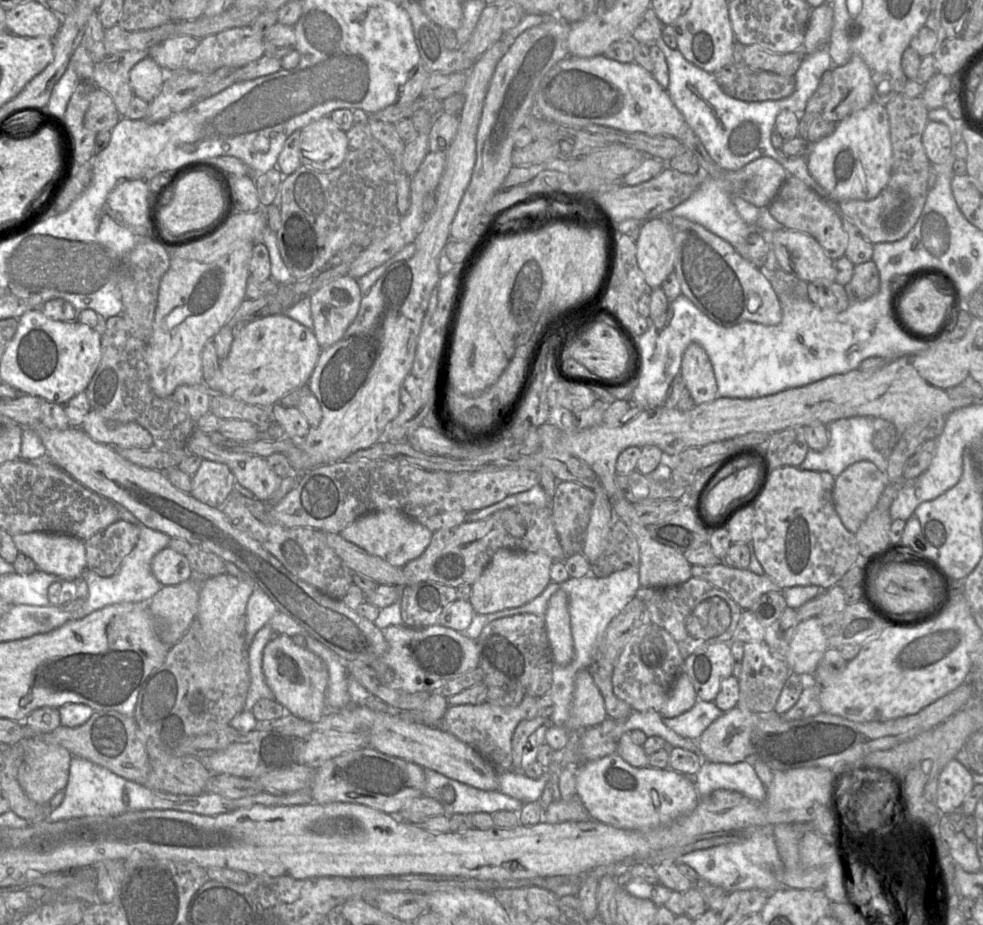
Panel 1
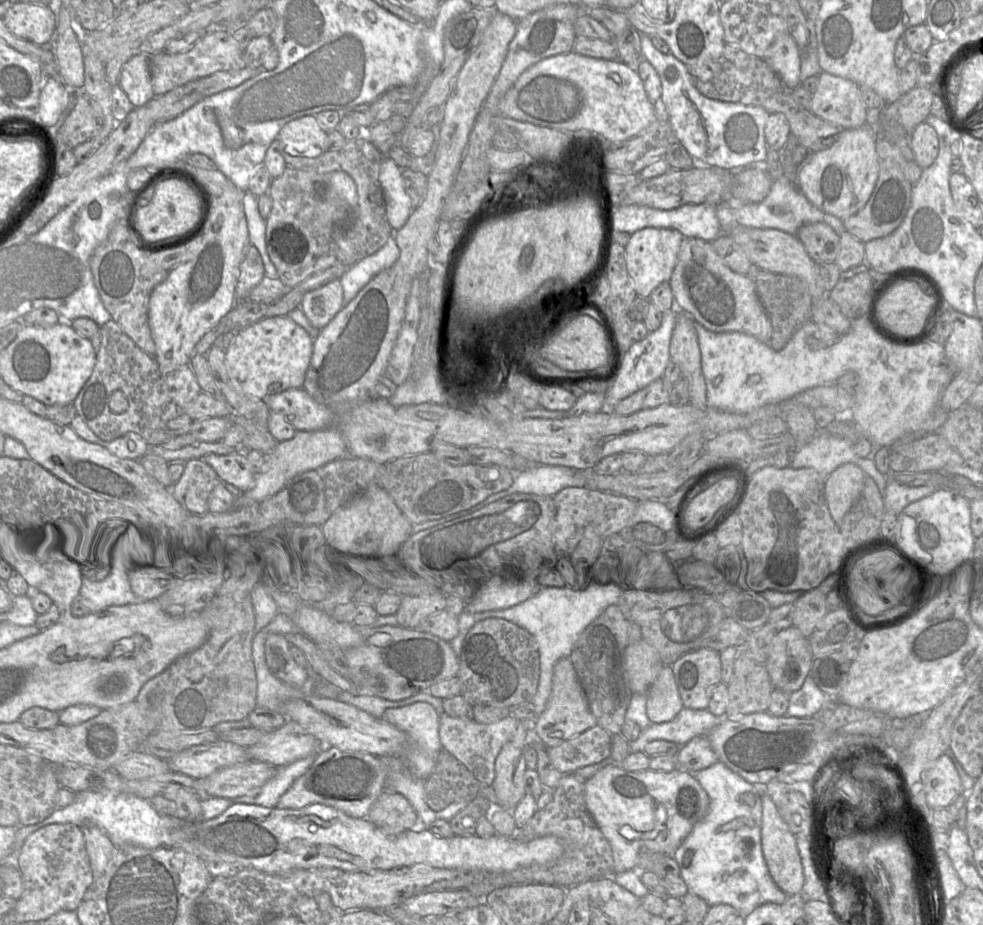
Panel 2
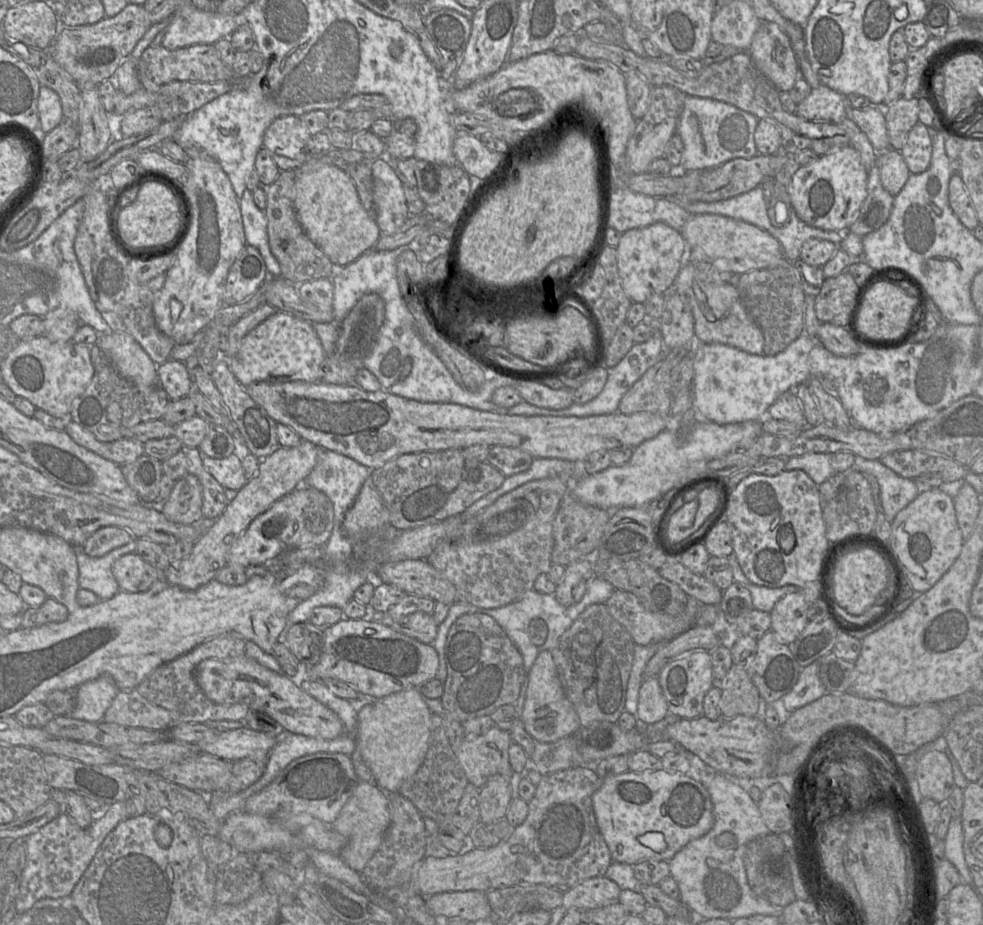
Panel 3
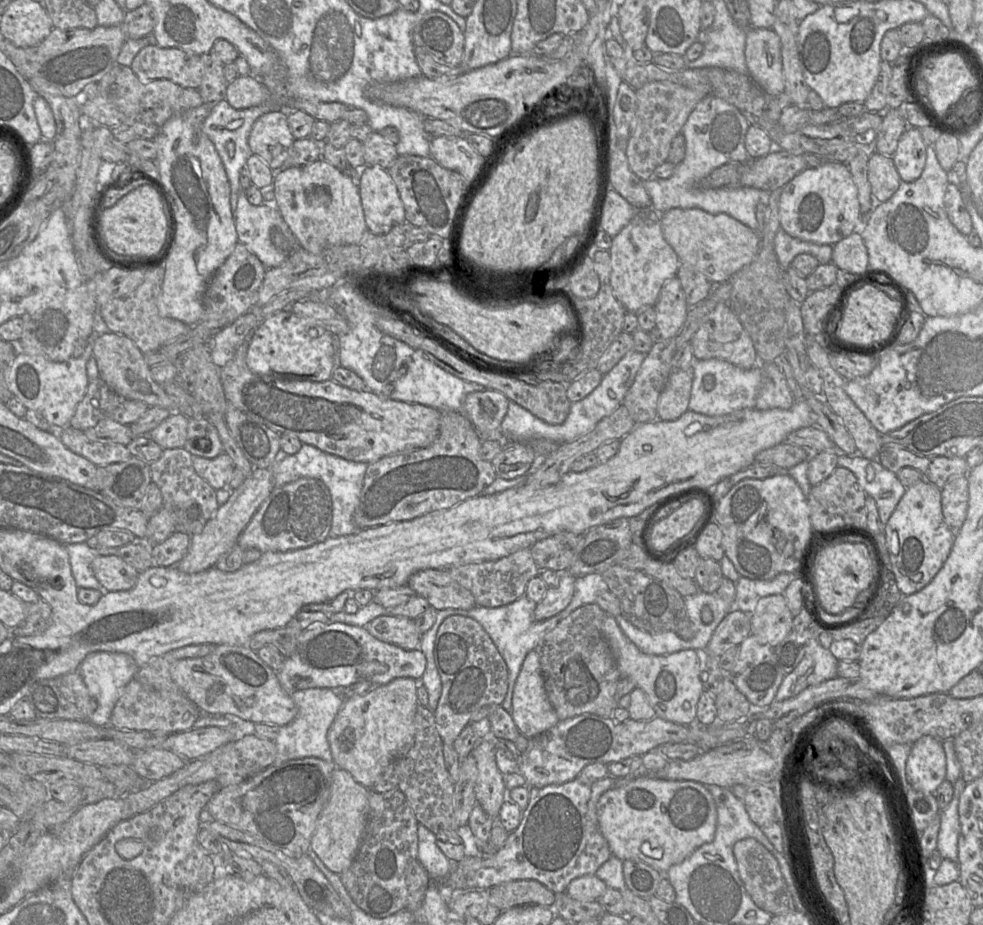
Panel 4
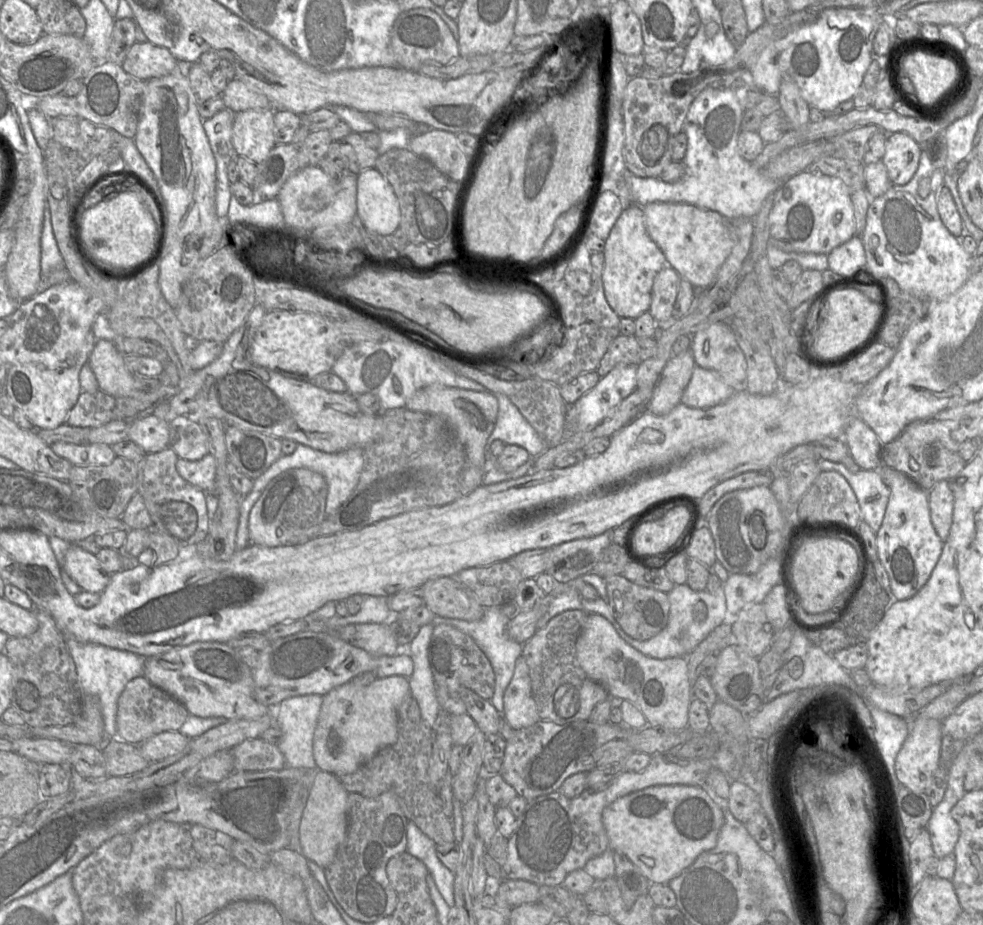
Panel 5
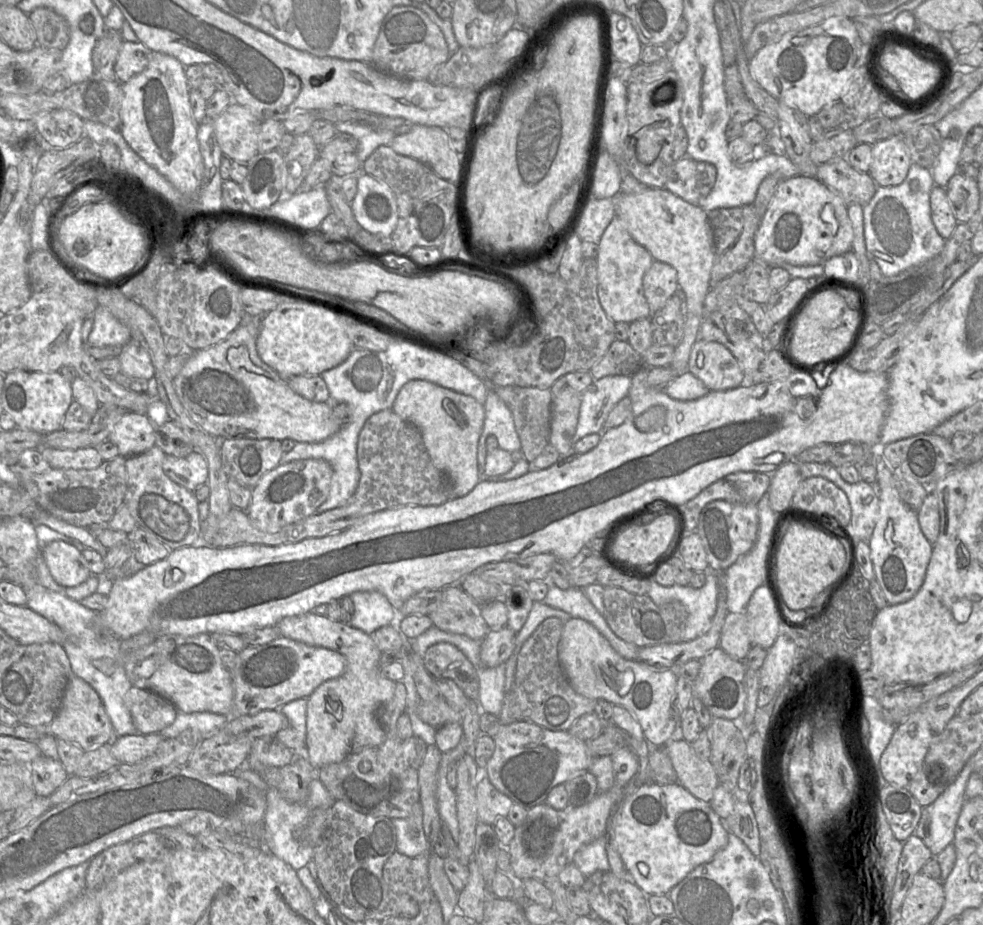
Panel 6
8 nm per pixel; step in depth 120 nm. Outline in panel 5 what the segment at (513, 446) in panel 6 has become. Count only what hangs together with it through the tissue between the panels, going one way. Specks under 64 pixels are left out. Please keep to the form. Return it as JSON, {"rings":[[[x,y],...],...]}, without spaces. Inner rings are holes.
{"rings":[[[494,394],[498,401],[498,414],[495,422],[494,429],[487,439],[484,447],[485,456],[485,471],[489,466],[495,465],[495,459],[489,453],[489,445],[494,440],[501,440],[505,445],[518,445],[526,449],[531,457],[537,457],[547,449],[547,445],[544,440],[538,435],[533,427],[522,416],[518,408],[511,402],[511,400],[504,394]]]}

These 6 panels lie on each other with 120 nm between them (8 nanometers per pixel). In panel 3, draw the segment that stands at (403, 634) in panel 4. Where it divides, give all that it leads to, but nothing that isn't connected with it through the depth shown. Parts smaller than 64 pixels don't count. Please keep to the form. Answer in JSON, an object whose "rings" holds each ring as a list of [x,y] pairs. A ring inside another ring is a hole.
{"rings":[[[415,612],[399,620],[387,619],[384,624],[424,644],[432,643],[438,631],[432,615],[423,612]]]}

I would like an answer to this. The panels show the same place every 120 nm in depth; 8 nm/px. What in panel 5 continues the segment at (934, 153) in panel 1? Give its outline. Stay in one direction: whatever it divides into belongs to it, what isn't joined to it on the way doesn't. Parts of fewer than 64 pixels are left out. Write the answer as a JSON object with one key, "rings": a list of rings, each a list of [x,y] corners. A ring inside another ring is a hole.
{"rings":[[[905,133],[887,134],[882,161],[892,185],[905,185],[914,177],[922,151],[921,145]]]}

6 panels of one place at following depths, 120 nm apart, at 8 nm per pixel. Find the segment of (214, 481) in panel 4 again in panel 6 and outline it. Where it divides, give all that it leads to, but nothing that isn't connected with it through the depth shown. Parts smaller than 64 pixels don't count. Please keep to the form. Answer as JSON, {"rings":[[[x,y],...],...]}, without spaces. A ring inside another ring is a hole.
{"rings":[[[199,451],[186,457],[166,455],[162,468],[173,482],[192,492],[208,480],[208,464]]]}

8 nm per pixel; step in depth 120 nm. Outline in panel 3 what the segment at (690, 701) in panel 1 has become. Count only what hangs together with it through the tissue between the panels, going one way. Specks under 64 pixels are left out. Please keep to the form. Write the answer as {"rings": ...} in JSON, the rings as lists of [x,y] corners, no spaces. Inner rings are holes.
{"rings":[[[658,677],[644,679],[639,690],[637,720],[639,724],[653,724],[670,715],[668,704]]]}

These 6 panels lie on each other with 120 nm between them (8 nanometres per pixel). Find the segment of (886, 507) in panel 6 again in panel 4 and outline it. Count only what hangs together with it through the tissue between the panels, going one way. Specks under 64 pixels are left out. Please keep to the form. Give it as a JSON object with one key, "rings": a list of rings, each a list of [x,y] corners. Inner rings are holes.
{"rings":[[[921,481],[906,491],[885,525],[888,555],[897,586],[904,596],[927,586],[948,558],[954,536],[947,527],[941,506],[941,489]]]}

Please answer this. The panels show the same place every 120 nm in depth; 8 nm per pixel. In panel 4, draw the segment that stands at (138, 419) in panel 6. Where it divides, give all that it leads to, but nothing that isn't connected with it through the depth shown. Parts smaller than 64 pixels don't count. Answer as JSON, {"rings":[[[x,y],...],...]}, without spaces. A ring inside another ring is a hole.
{"rings":[[[173,412],[148,436],[165,449],[182,448],[187,438],[189,419],[179,412]]]}

